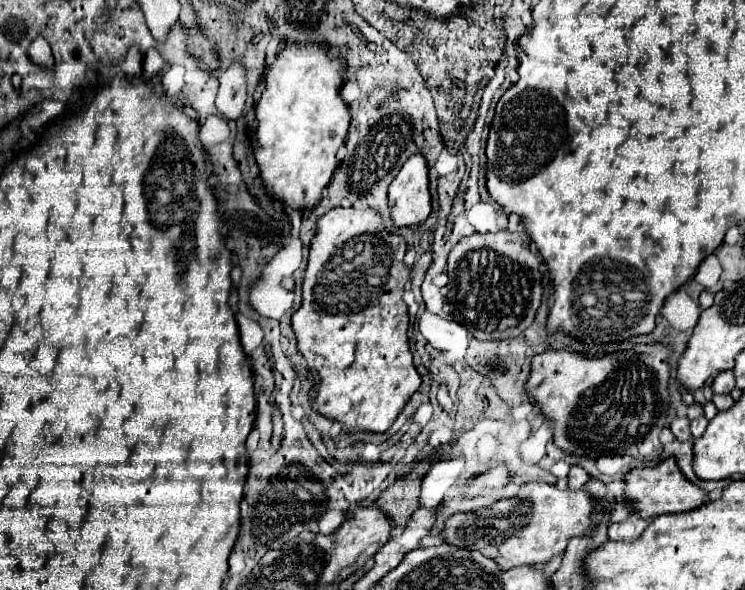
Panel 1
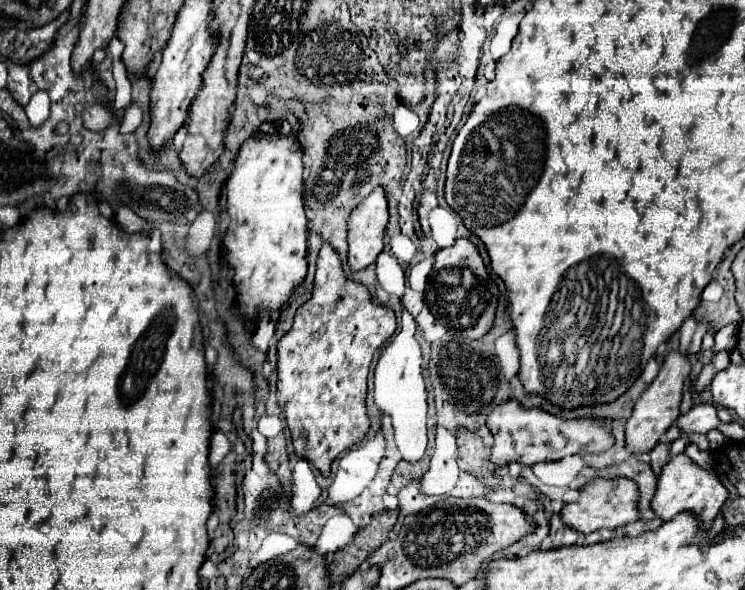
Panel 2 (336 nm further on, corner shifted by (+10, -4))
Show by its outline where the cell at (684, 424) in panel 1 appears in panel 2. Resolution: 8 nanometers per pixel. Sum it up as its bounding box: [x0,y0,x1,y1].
[651,444,669,476]

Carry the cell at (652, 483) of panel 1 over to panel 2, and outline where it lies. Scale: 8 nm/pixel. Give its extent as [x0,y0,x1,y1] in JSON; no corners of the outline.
[561,478,637,534]

